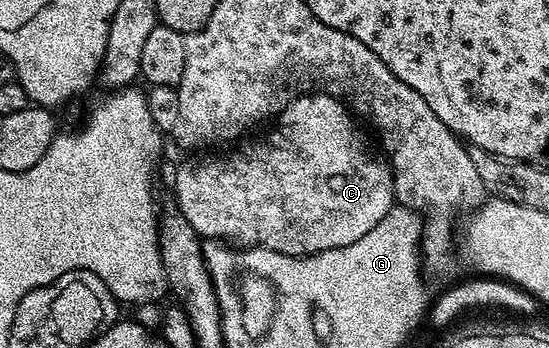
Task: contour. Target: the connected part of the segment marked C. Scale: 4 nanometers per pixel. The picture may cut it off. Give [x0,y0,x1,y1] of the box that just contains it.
[173,91,396,259]

